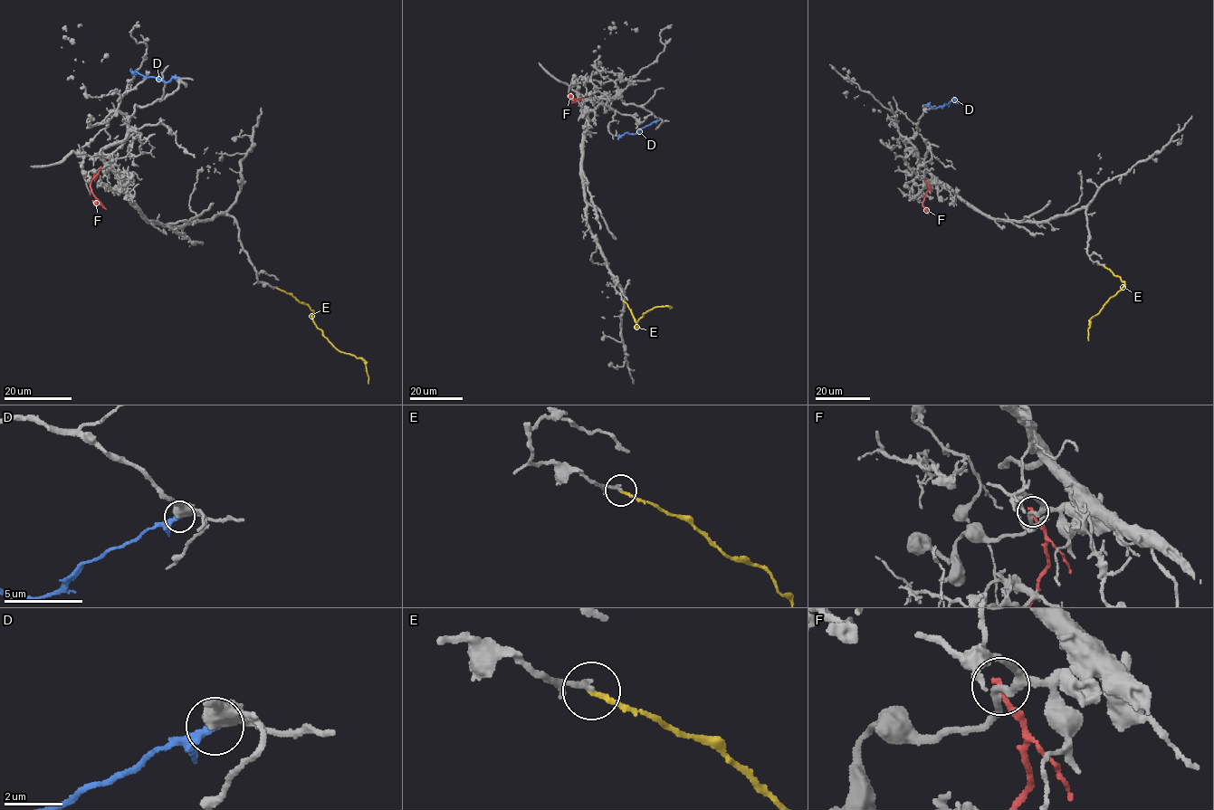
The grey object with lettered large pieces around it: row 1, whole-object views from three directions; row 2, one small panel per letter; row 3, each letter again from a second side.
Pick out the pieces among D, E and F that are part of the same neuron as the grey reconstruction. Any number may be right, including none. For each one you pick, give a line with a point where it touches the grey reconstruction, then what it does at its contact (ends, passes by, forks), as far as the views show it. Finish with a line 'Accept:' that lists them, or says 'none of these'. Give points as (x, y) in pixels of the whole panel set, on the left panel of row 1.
D: Touches grey at (177, 77). It ends there
Accept: D

